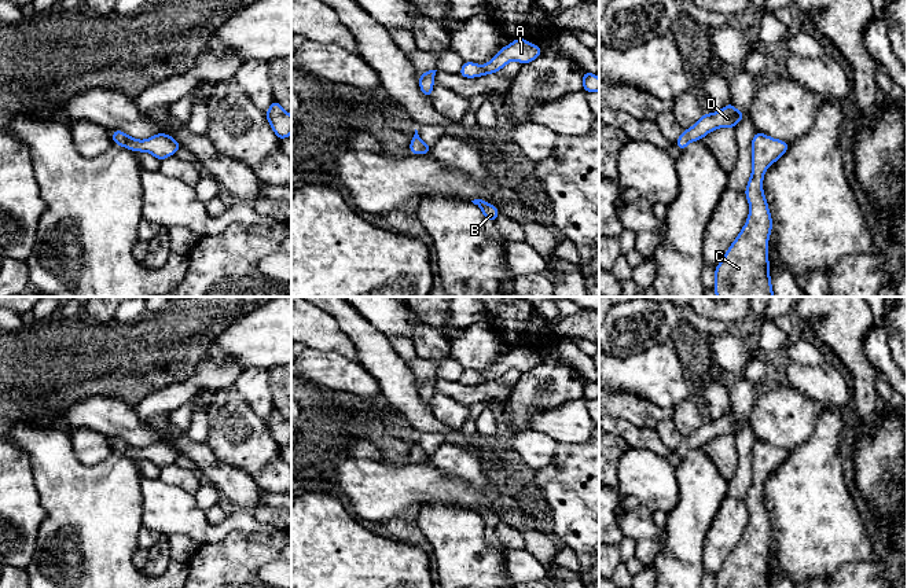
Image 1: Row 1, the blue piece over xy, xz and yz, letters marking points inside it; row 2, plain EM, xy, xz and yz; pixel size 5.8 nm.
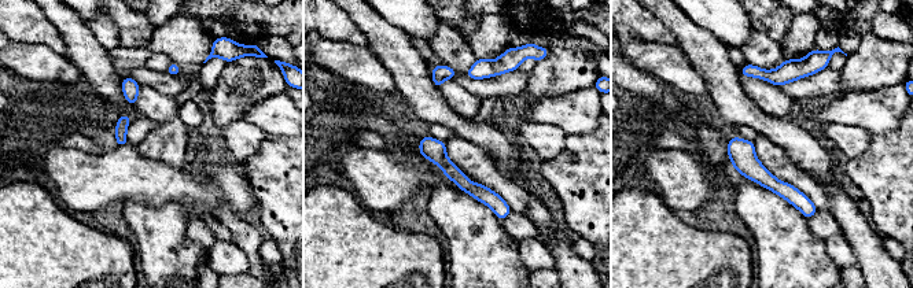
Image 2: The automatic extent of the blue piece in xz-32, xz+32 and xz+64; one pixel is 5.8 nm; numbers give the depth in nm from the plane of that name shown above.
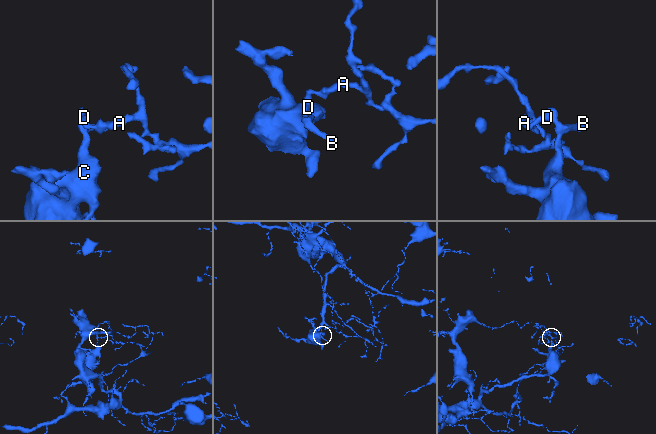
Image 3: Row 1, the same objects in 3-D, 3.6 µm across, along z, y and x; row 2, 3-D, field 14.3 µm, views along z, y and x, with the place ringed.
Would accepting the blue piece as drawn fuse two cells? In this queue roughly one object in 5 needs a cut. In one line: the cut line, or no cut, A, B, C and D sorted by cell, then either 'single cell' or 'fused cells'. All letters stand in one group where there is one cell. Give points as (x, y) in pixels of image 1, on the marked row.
cut in yz along (685, 131), (691, 140); A / B C D; fused cells

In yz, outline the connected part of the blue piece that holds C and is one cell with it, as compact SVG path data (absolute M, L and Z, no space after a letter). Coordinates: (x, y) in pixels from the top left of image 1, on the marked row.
M756 132L752 140L752 176L743 191L749 217L721 262L715 268L713 291L717 297L774 297L768 273L768 238L771 213L763 192L767 168L776 162L790 144Z

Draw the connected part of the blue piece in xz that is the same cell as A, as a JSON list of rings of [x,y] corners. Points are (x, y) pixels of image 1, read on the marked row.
[[[515,38],[511,44],[503,47],[486,65],[480,66],[477,63],[466,60],[459,70],[459,74],[464,78],[481,77],[491,73],[497,73],[510,60],[518,60],[526,65],[537,59],[541,54],[540,45],[530,44],[525,38]]]

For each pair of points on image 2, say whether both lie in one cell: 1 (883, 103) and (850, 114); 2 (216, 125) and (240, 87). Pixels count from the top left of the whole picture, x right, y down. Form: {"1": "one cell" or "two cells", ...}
{"1": "one cell", "2": "one cell"}

